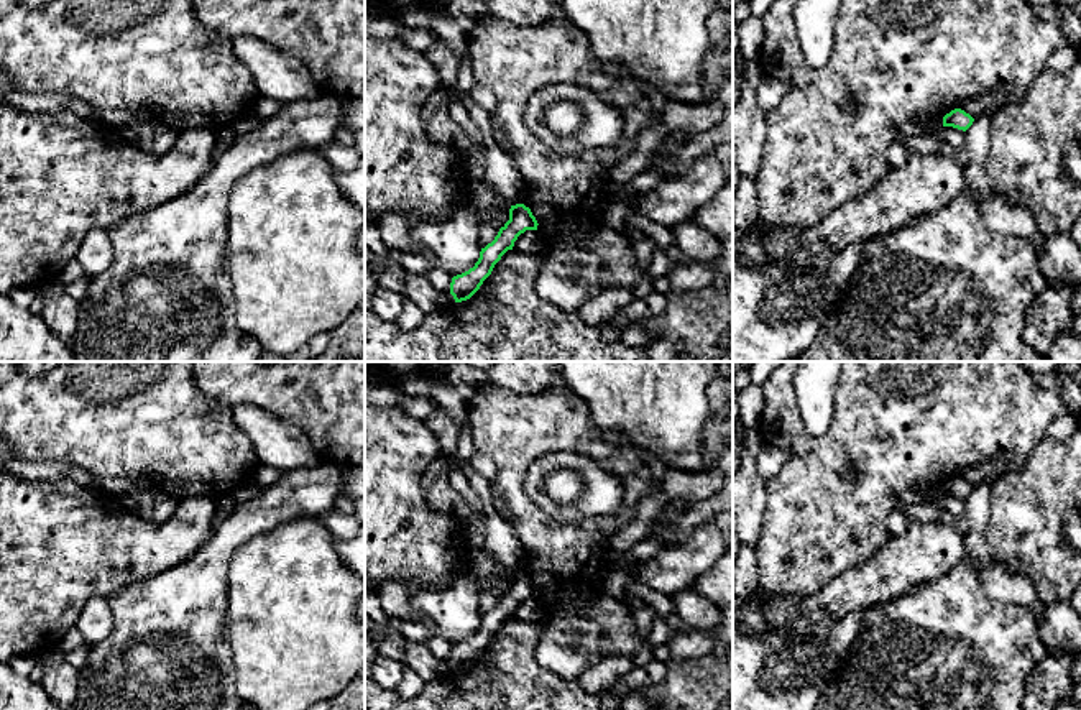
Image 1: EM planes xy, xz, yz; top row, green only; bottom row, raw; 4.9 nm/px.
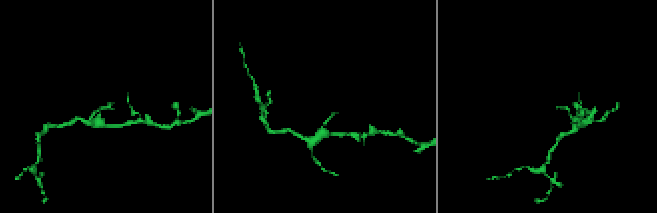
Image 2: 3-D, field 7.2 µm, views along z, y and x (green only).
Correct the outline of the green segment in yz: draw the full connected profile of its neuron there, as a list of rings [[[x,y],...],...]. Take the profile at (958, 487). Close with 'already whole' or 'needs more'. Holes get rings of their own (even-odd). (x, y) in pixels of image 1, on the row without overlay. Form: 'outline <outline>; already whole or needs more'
outline [[[954,477],[943,485],[943,495],[953,495],[966,500],[973,493],[974,486],[961,477]]]; already whole

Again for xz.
outline [[[524,572],[511,574],[509,588],[499,597],[494,608],[481,616],[475,634],[452,646],[450,662],[453,664],[455,671],[470,667],[491,643],[501,625],[508,618],[513,618],[518,605],[526,598],[537,598],[537,593],[539,592],[529,575]]]; already whole

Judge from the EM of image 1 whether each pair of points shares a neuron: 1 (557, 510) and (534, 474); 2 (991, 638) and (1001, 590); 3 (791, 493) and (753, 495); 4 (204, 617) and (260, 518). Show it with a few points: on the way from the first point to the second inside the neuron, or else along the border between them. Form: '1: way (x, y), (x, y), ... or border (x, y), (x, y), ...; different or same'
1: way (547, 503), (534, 490), (534, 484); same
2: border (978, 574), (991, 599), (1035, 613); different
3: border (766, 480), (766, 510), (759, 533); different
4: way (204, 590), (207, 567), (234, 536); same

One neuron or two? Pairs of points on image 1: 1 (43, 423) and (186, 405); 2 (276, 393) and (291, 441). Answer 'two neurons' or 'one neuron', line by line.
1: one neuron
2: two neurons

